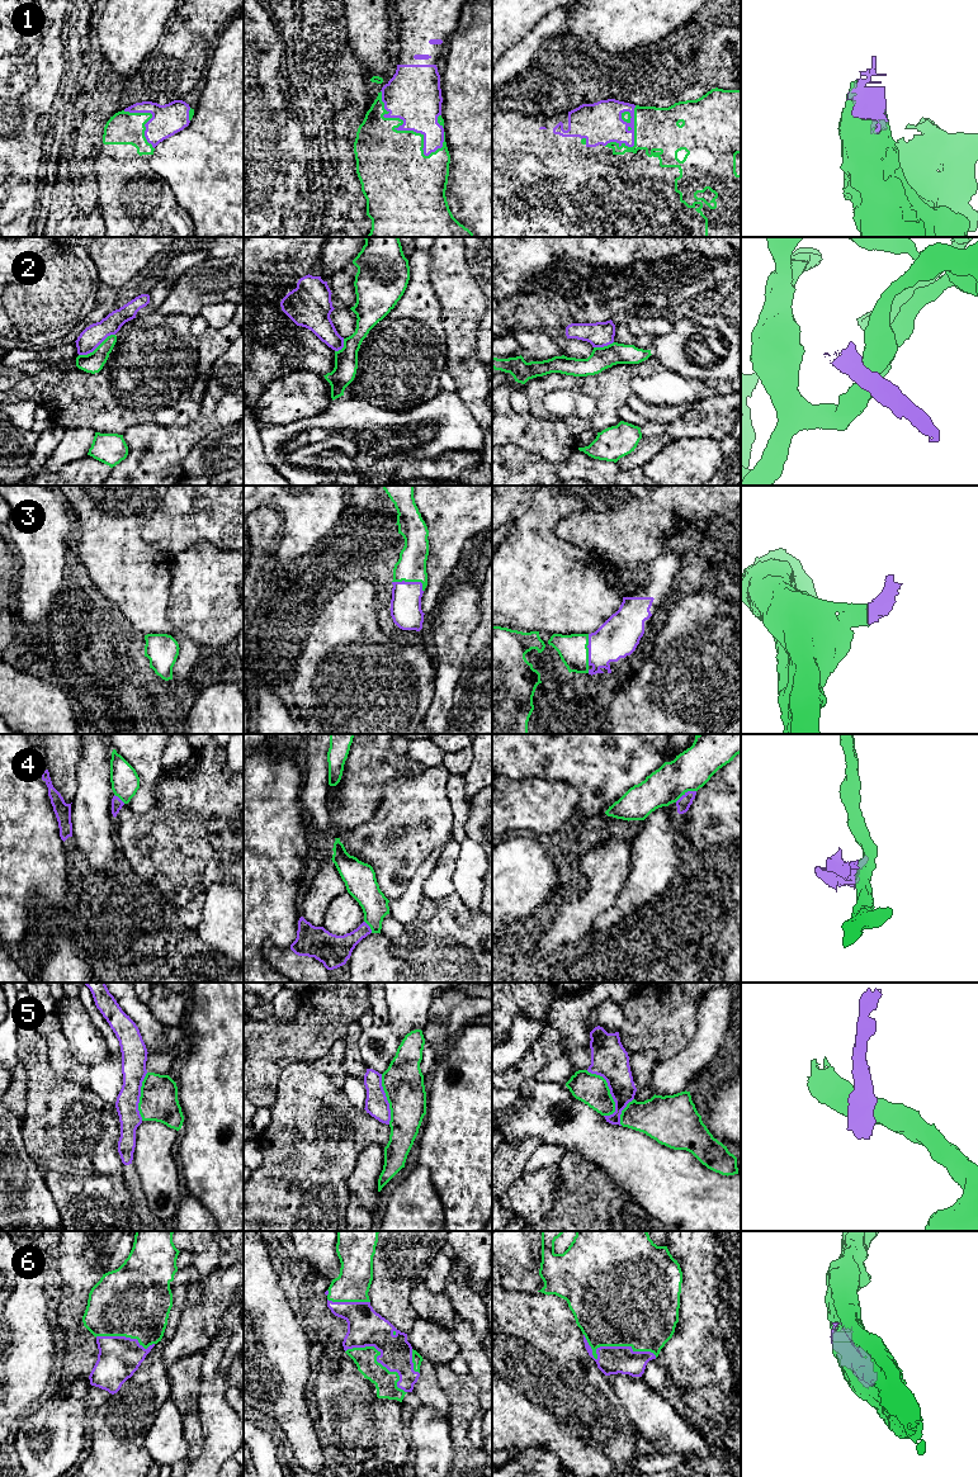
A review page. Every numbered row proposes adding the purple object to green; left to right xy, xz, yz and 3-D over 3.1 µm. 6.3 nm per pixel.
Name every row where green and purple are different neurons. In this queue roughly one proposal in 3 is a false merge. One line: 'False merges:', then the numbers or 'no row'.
False merges: 2, 4, 5

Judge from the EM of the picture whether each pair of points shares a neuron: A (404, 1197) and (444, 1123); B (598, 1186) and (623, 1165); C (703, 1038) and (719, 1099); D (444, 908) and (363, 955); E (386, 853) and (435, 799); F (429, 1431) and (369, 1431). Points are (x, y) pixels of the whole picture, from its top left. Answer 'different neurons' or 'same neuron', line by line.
A: different neurons
B: different neurons
C: different neurons
D: same neuron
E: same neuron
F: different neurons

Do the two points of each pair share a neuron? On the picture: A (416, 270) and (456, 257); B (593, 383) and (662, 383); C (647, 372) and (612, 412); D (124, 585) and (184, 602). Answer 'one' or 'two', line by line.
A: two
B: one
C: one
D: two

